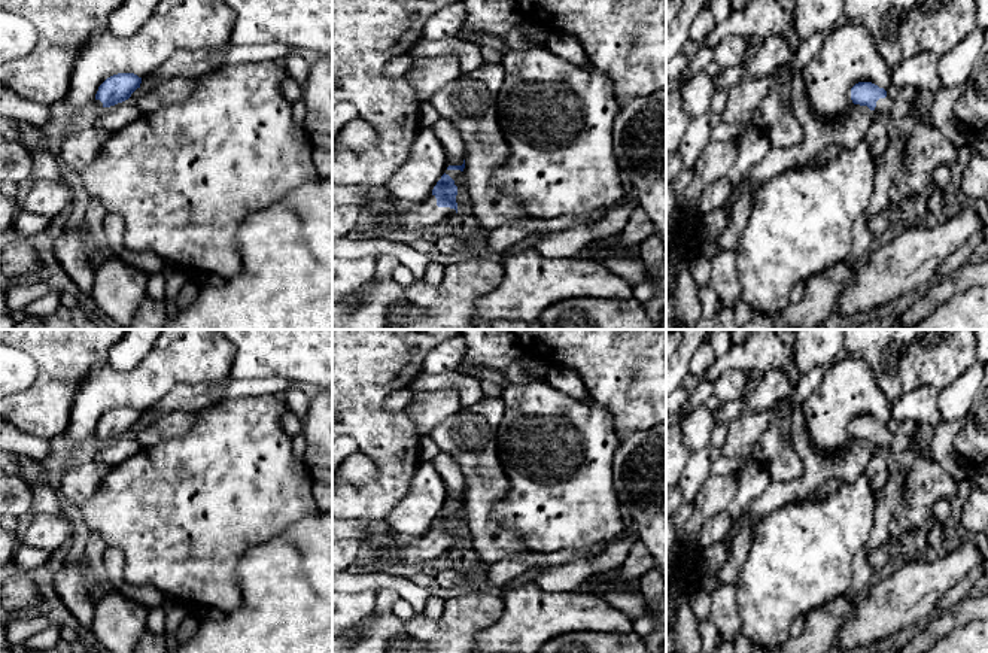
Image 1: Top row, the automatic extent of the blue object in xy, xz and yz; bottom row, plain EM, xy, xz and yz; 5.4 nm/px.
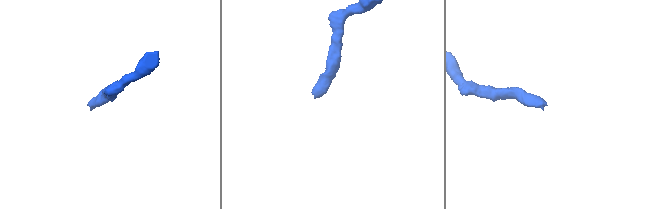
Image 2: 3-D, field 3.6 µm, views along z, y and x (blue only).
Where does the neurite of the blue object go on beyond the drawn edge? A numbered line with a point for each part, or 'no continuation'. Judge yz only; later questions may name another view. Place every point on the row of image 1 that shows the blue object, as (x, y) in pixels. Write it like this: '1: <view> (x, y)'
1: yz (884, 106)

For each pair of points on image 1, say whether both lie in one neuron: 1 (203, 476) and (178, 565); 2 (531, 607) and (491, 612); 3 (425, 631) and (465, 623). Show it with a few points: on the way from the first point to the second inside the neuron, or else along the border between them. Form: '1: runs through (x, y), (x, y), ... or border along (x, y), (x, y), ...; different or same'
1: runs through (200, 498), (184, 515), (184, 543); same
2: border along (504, 598), (502, 614), (477, 634); different
3: runs through (435, 631), (455, 629); same

